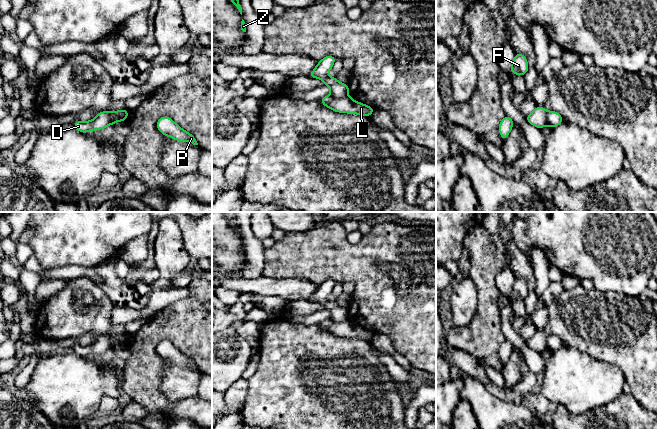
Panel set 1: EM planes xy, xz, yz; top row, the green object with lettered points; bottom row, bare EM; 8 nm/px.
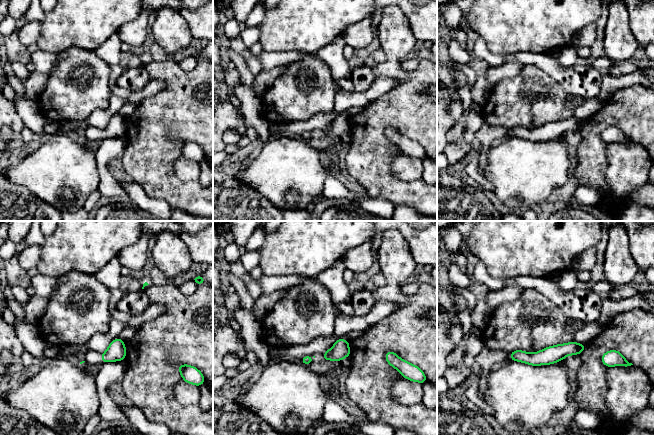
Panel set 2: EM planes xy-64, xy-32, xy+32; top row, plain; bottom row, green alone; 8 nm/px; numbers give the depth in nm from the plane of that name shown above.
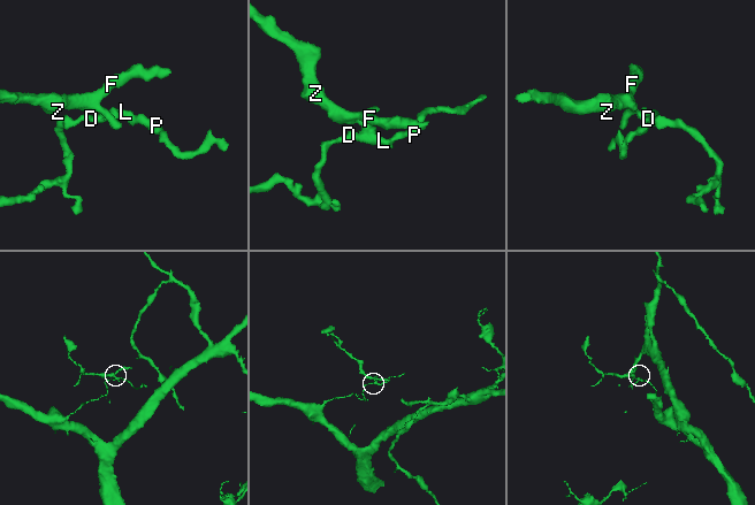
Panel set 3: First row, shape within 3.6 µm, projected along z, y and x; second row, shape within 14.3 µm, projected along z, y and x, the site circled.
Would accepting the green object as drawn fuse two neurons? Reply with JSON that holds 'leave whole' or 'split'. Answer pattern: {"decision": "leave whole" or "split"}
{"decision": "split"}

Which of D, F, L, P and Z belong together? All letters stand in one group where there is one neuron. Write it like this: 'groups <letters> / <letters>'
groups D L P / F Z

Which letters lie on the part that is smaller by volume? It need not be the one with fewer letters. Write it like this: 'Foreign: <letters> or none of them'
Foreign: F, Z

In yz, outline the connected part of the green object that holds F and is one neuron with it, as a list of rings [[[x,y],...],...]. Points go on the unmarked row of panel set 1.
[[[516,277],[510,292],[510,296],[516,299],[524,300],[528,293],[529,290],[525,279]]]

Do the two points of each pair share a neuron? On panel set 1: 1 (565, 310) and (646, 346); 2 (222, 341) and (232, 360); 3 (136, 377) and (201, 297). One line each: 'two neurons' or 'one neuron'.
1: one neuron
2: one neuron
3: one neuron

